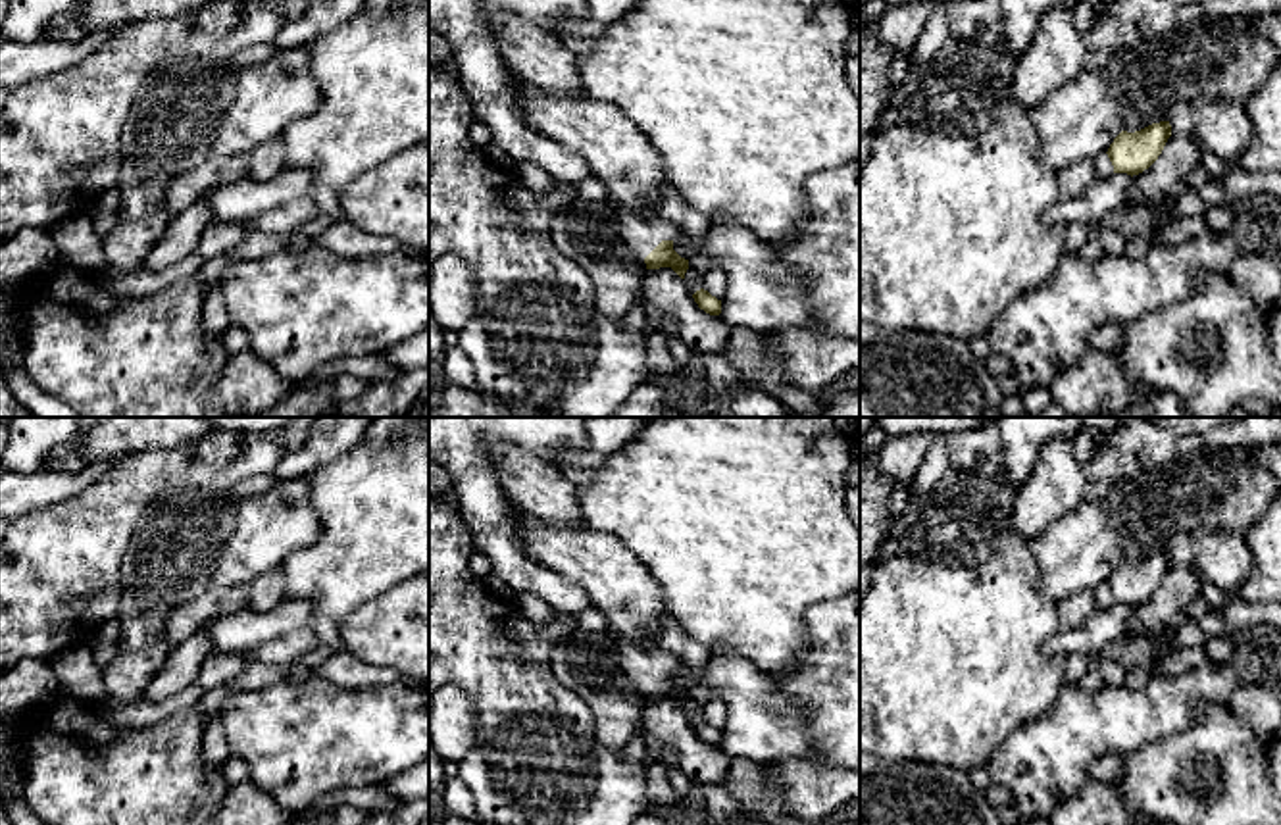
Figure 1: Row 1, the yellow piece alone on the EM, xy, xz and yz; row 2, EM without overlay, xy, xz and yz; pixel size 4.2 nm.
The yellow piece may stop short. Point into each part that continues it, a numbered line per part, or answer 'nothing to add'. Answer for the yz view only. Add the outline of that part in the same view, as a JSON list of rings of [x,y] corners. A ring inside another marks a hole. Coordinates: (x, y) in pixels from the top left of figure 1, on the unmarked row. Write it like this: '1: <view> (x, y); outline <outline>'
1: yz (1105, 599); outline [[[1108,585],[1098,587],[1098,588],[1094,590],[1094,594],[1096,594],[1096,606],[1098,606],[1100,610],[1110,608],[1110,606],[1114,604],[1114,596],[1112,596]]]

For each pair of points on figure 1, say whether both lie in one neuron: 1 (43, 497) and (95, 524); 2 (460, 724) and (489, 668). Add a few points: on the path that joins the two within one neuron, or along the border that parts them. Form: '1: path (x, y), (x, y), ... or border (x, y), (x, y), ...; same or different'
1: border (95, 479), (66, 499), (20, 516); different
2: border (449, 683), (474, 704), (472, 747); different

